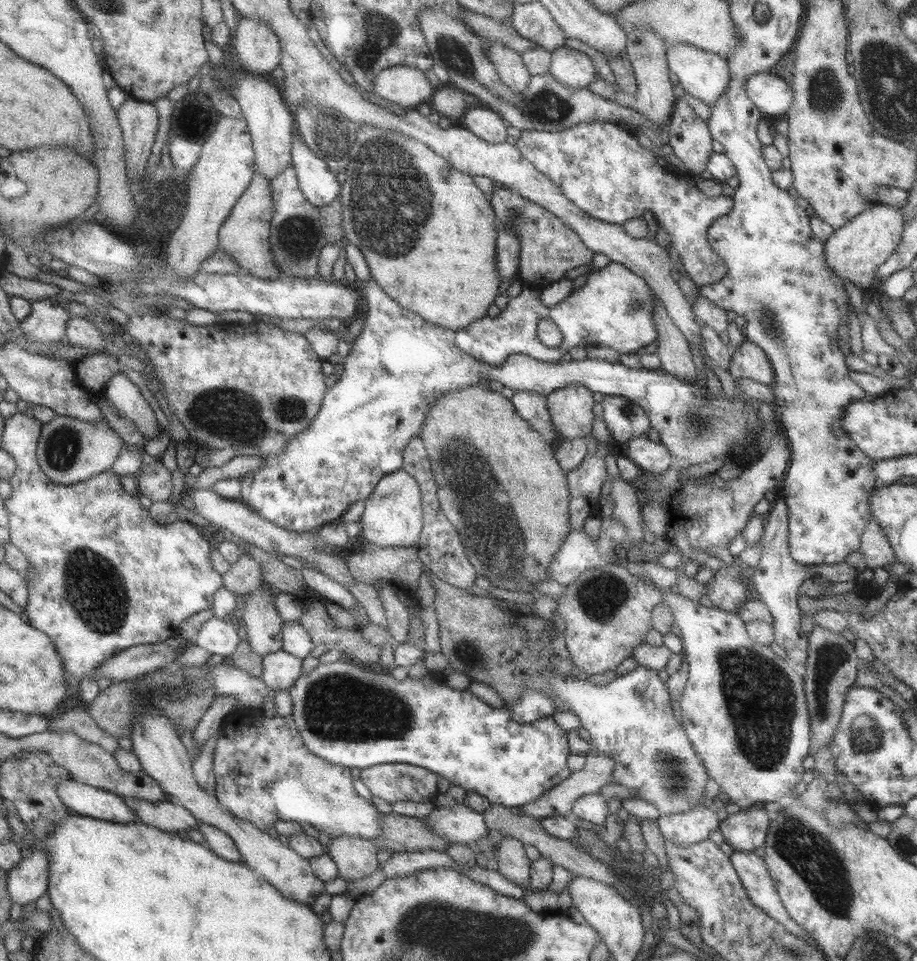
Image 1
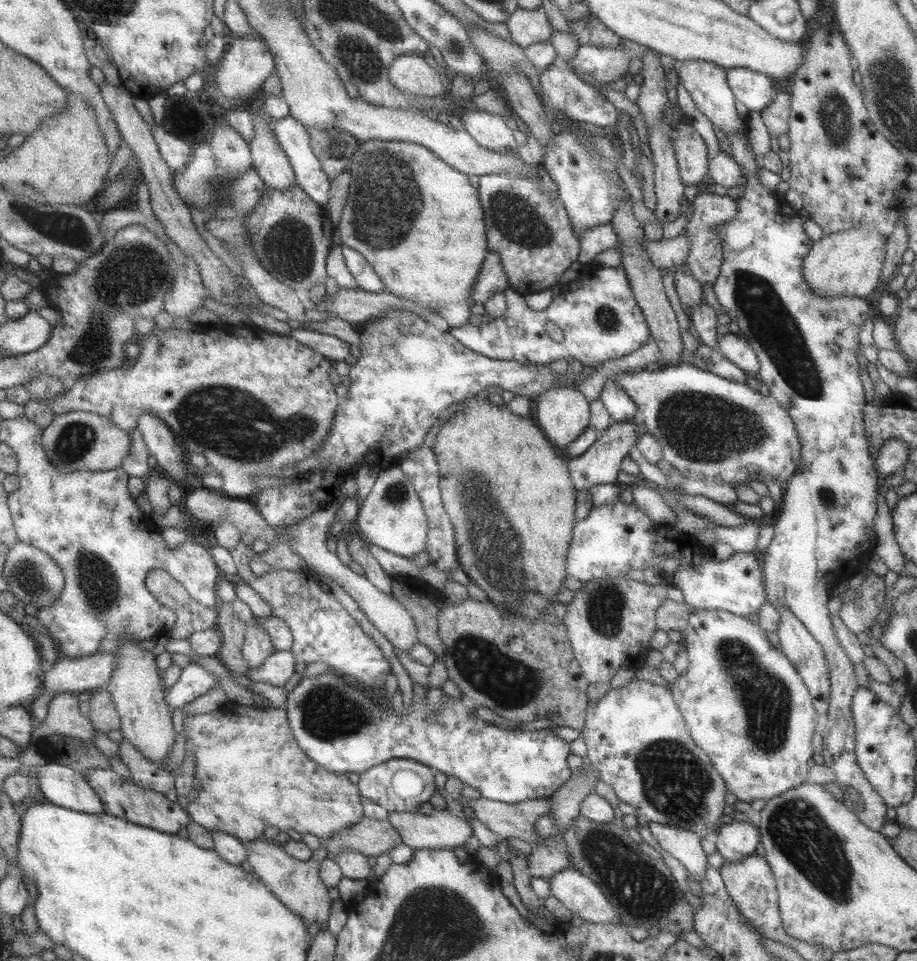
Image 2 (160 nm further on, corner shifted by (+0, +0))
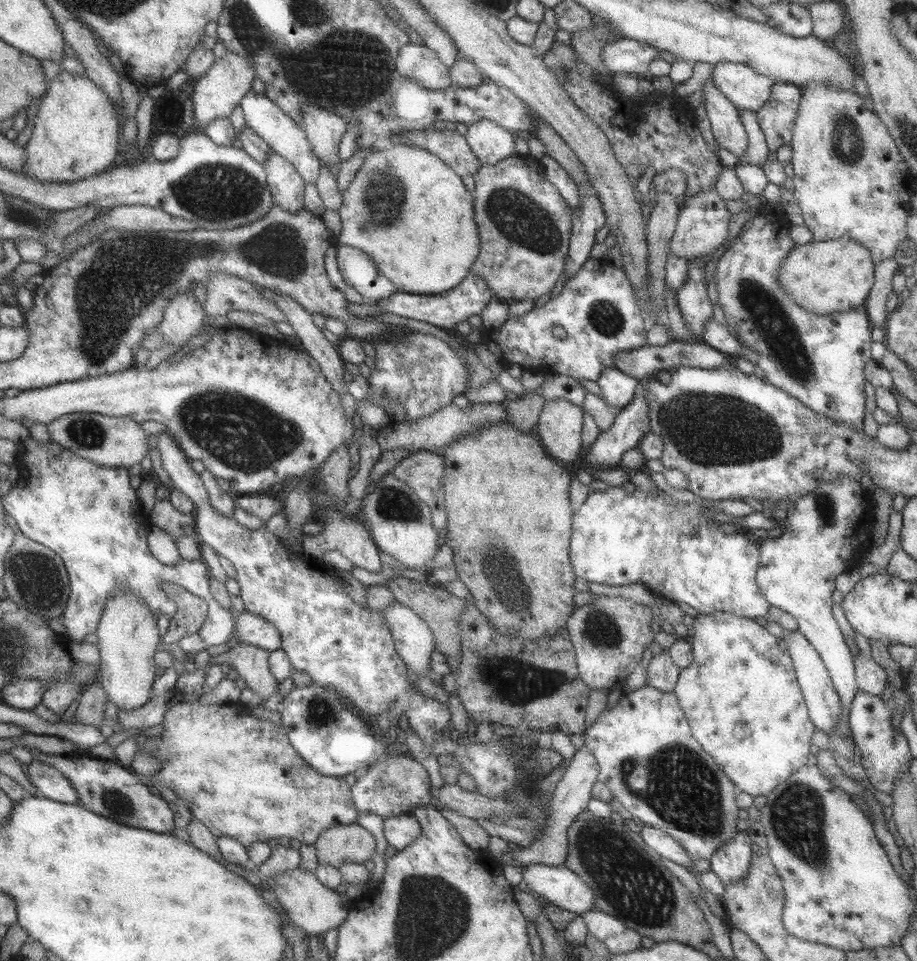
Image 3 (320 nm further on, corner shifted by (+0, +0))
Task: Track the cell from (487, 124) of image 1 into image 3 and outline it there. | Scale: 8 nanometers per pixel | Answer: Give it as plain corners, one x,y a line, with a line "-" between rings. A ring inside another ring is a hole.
485,118
467,126
464,137
481,165
497,164
500,160
517,154
513,143
515,136

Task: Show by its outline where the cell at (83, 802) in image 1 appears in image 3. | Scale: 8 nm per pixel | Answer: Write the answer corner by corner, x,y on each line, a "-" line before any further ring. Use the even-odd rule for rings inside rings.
35,760
28,766
28,778
38,788
38,795
54,801
78,804
75,789
57,769

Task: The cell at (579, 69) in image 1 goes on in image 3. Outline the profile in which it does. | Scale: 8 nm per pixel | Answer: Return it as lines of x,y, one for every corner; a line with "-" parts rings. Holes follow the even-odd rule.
622,37
604,46
603,66
609,74
615,72
648,72
648,64
657,57
657,49
646,42

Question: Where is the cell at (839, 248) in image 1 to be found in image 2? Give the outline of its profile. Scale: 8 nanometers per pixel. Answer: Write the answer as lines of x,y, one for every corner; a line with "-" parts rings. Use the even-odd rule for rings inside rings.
868,227
824,235
812,242
812,248
803,258
803,281
813,293
827,299
845,296
866,299
879,284
881,266
885,260
885,242
887,238
883,234

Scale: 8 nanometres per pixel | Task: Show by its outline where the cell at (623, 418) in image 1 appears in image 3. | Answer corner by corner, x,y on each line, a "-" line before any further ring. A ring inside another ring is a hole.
605,368
595,382
595,392
601,392
601,396
607,406
623,408
634,397
640,382
623,374
617,368

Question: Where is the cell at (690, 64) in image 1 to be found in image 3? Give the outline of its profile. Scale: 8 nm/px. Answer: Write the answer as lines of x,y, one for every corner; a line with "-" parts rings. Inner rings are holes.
710,77
701,90
704,93
702,105
706,109
714,141
739,160
748,150
748,136
739,118
738,108
714,87

